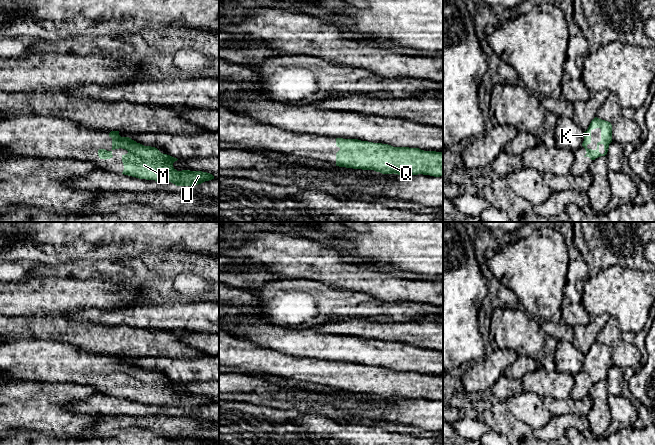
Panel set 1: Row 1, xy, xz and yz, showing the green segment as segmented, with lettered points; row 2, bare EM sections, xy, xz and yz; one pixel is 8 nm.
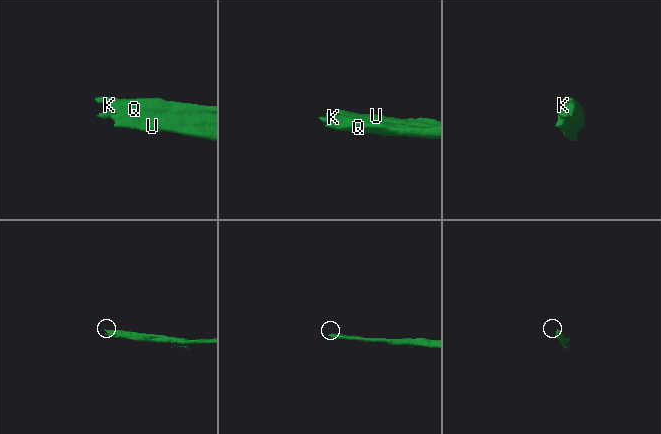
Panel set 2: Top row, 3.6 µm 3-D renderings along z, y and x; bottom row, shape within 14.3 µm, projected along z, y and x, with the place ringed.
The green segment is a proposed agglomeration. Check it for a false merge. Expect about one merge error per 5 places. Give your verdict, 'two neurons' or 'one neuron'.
one neuron

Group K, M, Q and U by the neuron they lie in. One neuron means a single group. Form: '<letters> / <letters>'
K M Q U

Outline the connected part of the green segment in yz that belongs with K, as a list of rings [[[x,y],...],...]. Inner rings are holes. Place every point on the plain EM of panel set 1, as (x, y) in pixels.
[[[595,341],[588,353],[584,356],[584,365],[582,370],[586,374],[584,381],[589,381],[591,384],[595,384],[598,381],[605,380],[608,376],[609,368],[612,366],[612,349],[610,346]],[[593,353],[601,353],[601,365],[597,367],[597,373],[588,373],[587,369],[591,367],[591,355]]]

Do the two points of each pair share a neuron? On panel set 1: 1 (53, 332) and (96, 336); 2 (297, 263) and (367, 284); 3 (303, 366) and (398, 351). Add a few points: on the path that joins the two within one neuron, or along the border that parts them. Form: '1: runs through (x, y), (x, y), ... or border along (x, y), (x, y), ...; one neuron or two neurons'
1: runs through (64, 332), (77, 332), (85, 335); one neuron
2: runs through (314, 256), (330, 256), (350, 275); one neuron
3: border along (312, 357), (336, 361); two neurons

